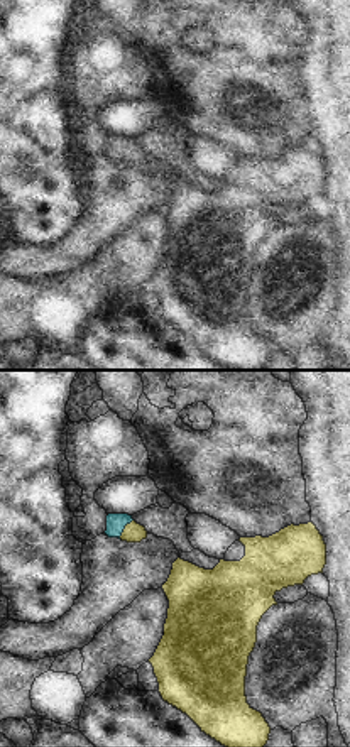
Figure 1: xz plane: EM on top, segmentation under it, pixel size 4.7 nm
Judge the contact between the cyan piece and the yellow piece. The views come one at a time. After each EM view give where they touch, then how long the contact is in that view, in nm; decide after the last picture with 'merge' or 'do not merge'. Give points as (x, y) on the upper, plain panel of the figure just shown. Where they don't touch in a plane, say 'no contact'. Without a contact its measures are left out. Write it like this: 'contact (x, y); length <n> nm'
contact (124, 149); length 120 nm

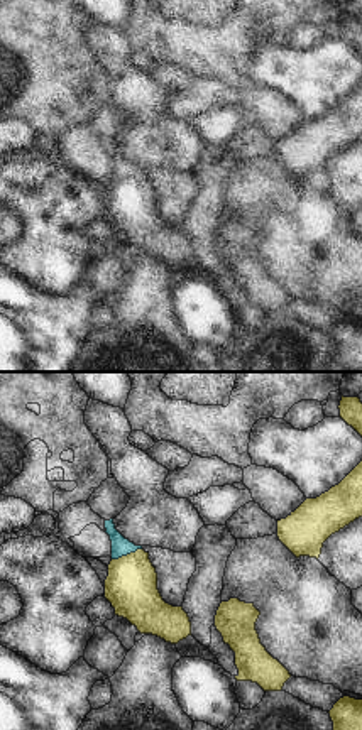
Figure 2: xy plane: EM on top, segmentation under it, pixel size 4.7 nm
contact (126, 176); length 160 nm

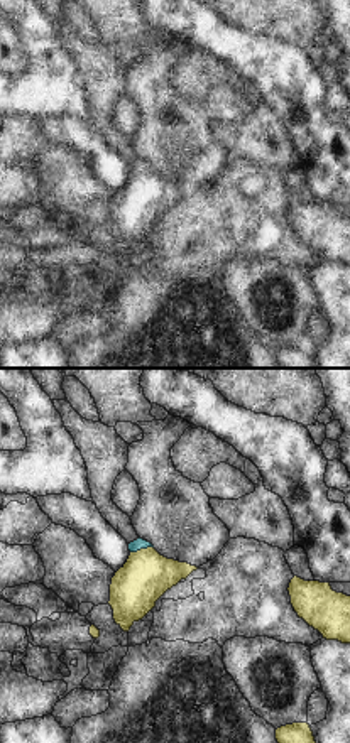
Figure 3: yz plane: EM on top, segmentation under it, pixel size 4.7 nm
contact (141, 169); length 120 nm

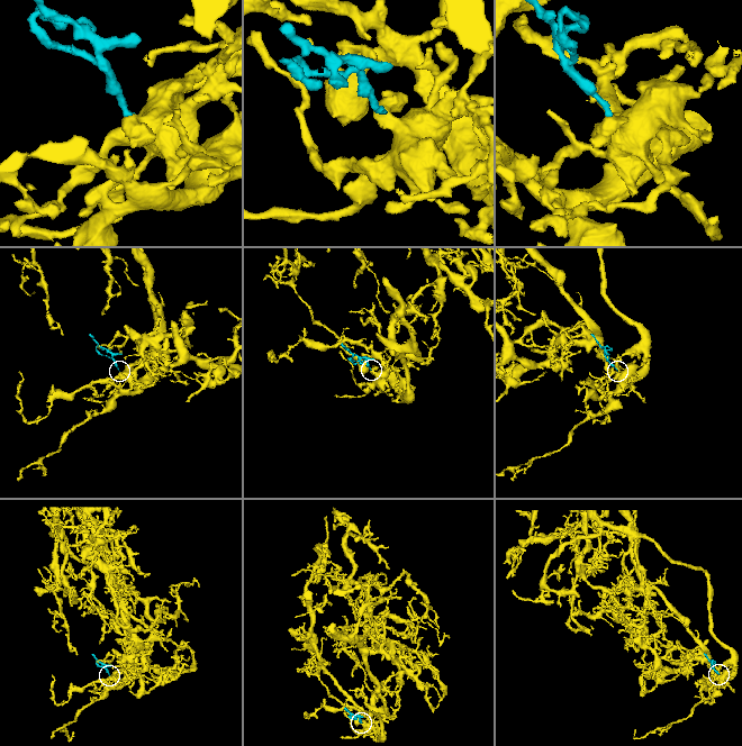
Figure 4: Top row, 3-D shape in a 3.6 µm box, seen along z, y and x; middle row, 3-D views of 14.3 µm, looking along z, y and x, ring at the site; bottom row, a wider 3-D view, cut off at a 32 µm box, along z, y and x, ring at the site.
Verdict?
merge

